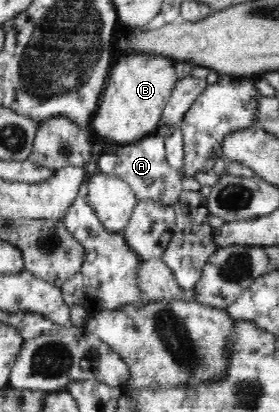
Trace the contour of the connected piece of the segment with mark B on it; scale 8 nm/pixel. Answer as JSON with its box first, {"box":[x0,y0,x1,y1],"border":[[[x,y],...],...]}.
{"box":[89,50,181,145],"border":[[[135,50],[116,57],[89,130],[98,138],[103,137],[103,141],[117,145],[129,145],[156,133],[163,108],[181,76],[176,65],[173,58],[163,54],[135,53]]]}

